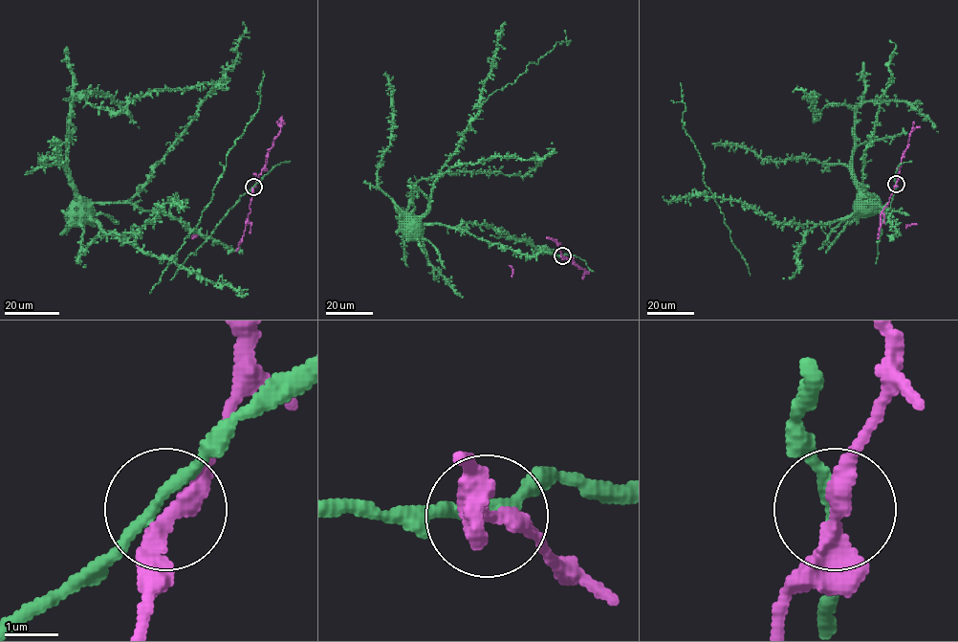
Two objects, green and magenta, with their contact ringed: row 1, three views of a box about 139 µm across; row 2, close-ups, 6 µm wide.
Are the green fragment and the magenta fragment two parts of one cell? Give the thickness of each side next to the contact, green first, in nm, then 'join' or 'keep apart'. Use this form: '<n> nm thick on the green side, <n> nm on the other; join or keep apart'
200 nm thick on the green side, 320 nm on the other; keep apart

